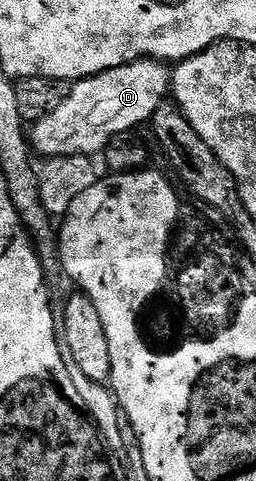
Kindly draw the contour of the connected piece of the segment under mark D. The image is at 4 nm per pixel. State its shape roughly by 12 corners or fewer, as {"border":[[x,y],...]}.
{"border":[[133,61],[69,86],[32,129],[43,158],[101,154],[145,126],[172,73]]}

